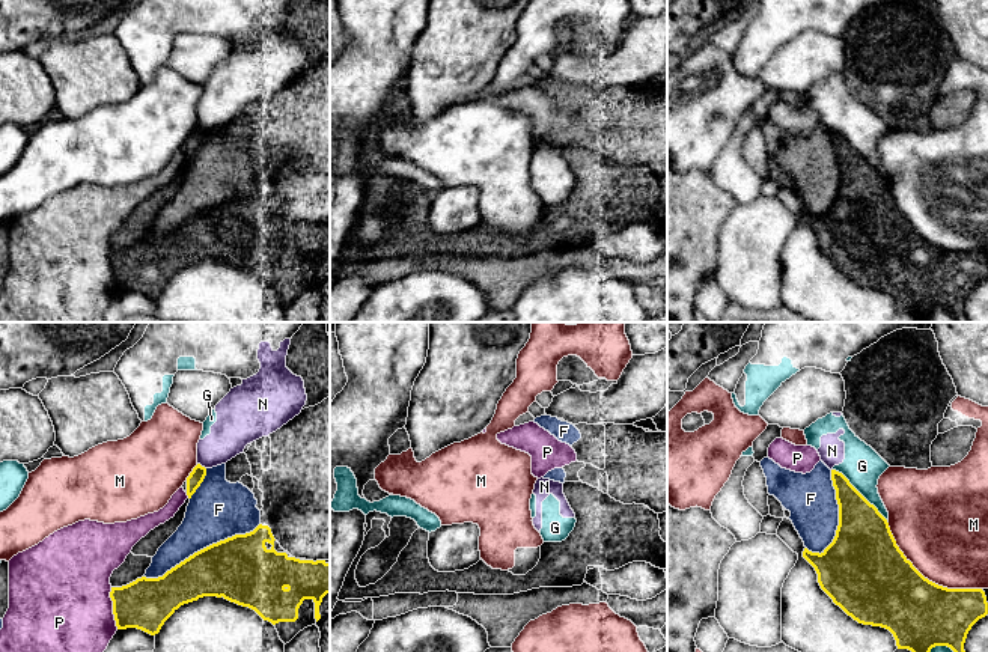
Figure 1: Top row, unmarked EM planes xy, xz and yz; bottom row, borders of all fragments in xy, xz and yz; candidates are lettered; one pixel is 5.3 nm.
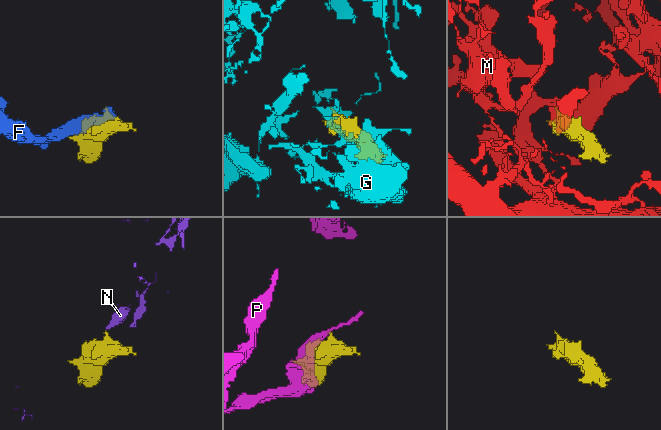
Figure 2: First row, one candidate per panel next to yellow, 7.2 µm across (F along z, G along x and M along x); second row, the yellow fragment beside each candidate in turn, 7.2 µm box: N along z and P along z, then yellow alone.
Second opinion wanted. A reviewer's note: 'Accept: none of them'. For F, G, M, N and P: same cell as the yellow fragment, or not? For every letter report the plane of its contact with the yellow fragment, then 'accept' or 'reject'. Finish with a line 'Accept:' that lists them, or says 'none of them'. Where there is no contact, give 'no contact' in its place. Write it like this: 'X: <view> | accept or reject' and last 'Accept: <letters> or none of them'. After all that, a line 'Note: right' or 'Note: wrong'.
F: xy | reject
G: yz | reject
M: yz | reject
N: xy | reject
P: xy | reject
Accept: none of them
Note: right

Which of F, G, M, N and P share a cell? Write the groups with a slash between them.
F / G N / M / P

